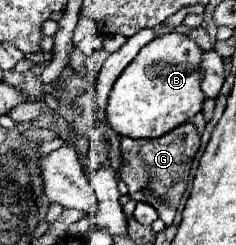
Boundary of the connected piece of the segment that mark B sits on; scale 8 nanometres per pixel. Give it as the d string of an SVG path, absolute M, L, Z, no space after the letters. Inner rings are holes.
M166 33L140 49L134 61L114 81L106 103L106 123L122 137L154 139L186 123L202 109L200 89L202 49L182 33Z

